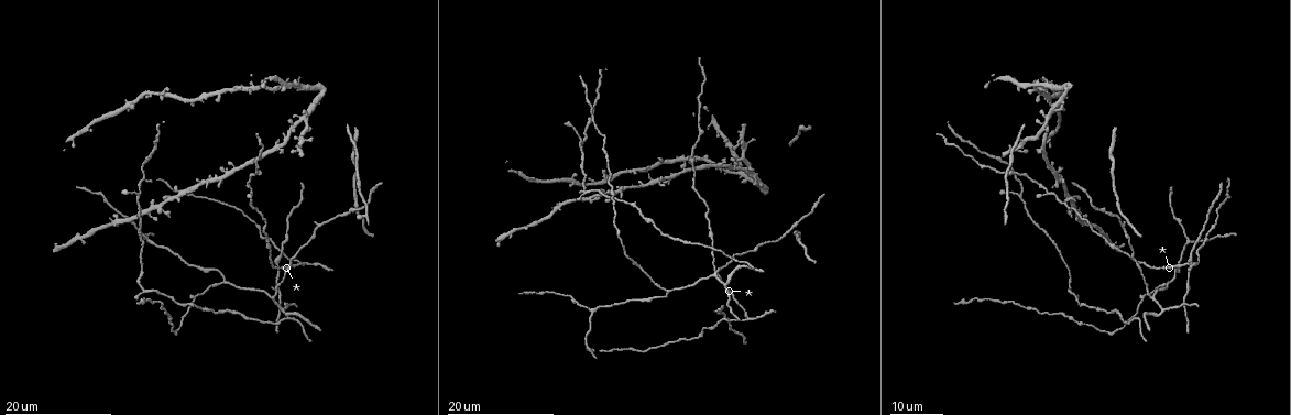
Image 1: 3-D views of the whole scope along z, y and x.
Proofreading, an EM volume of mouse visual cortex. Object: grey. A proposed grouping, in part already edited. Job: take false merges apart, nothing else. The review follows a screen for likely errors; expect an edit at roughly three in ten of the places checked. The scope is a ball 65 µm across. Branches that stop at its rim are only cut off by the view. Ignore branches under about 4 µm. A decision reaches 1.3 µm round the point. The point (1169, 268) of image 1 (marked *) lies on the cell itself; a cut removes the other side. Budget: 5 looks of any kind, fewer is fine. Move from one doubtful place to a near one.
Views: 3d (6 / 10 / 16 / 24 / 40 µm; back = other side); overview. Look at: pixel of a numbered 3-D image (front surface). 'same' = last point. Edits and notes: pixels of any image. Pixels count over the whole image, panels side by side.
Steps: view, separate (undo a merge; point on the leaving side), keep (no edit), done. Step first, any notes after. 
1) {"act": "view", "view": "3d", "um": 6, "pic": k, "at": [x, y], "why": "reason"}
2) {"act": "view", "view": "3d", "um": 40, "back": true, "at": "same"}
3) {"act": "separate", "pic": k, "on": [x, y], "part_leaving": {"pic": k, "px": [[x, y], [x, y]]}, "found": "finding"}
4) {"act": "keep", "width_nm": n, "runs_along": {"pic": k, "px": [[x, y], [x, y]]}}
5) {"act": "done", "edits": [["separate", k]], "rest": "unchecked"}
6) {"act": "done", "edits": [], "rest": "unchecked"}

{"act": "view", "view": "3d", "um": 16, "pic": 1, "at": [1050, 119], "why": "four arms meet"}

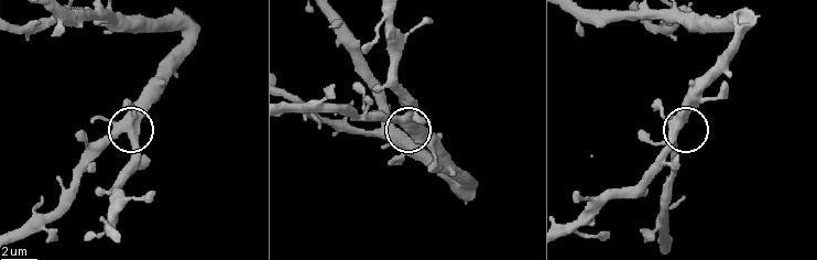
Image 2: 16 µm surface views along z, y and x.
{"act": "view", "view": "3d", "um": 6, "pic": 2, "at": [412, 124], "why": "zoom in"}

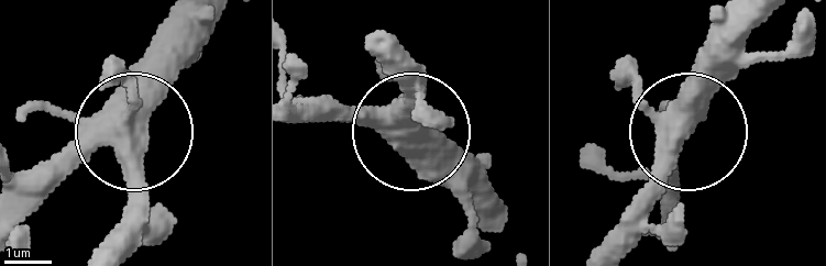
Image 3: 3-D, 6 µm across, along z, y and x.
{"act": "keep", "found": "all the same cell"}

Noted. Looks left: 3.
{"act": "view", "view": "3d", "um": 16, "pic": 1, "at": [1023, 140]}

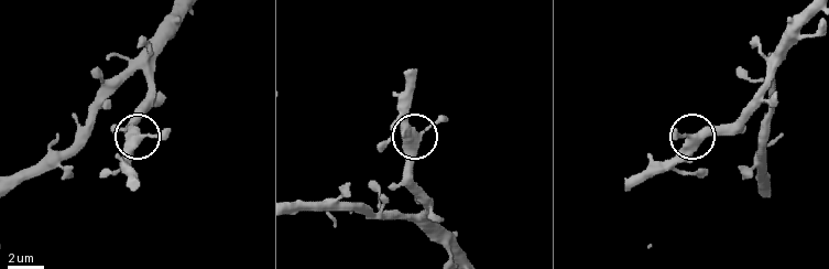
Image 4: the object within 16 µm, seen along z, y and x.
{"act": "view", "view": "3d", "um": 6, "pic": 4, "at": [422, 135]}

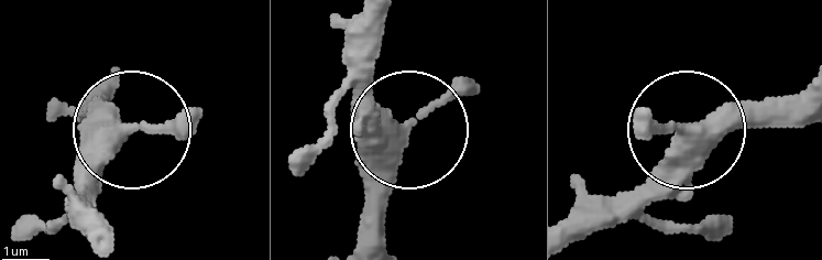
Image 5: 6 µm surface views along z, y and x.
{"act": "keep", "width_nm": 380, "runs_along": {"pic": 5, "px": [[804, 88], [722, 104], [620, 203]]}, "found": "all the same cell"}

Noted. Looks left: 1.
{"act": "done", "edits": [], "rest": "unchecked"}

